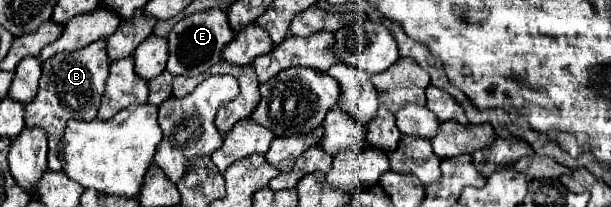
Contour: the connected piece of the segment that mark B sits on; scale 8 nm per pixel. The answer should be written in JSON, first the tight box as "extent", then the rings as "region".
{"extent":[25,39,109,171],"region":[[[97,39],[95,43],[71,51],[71,53],[59,53],[47,63],[43,63],[43,75],[39,81],[39,91],[31,103],[25,105],[25,125],[27,127],[43,127],[47,131],[49,139],[49,155],[47,155],[47,165],[49,171],[61,171],[57,147],[59,139],[63,135],[63,127],[69,119],[79,119],[79,121],[91,121],[97,117],[101,95],[103,95],[103,85],[109,75],[109,55],[107,55],[107,41]]]}

